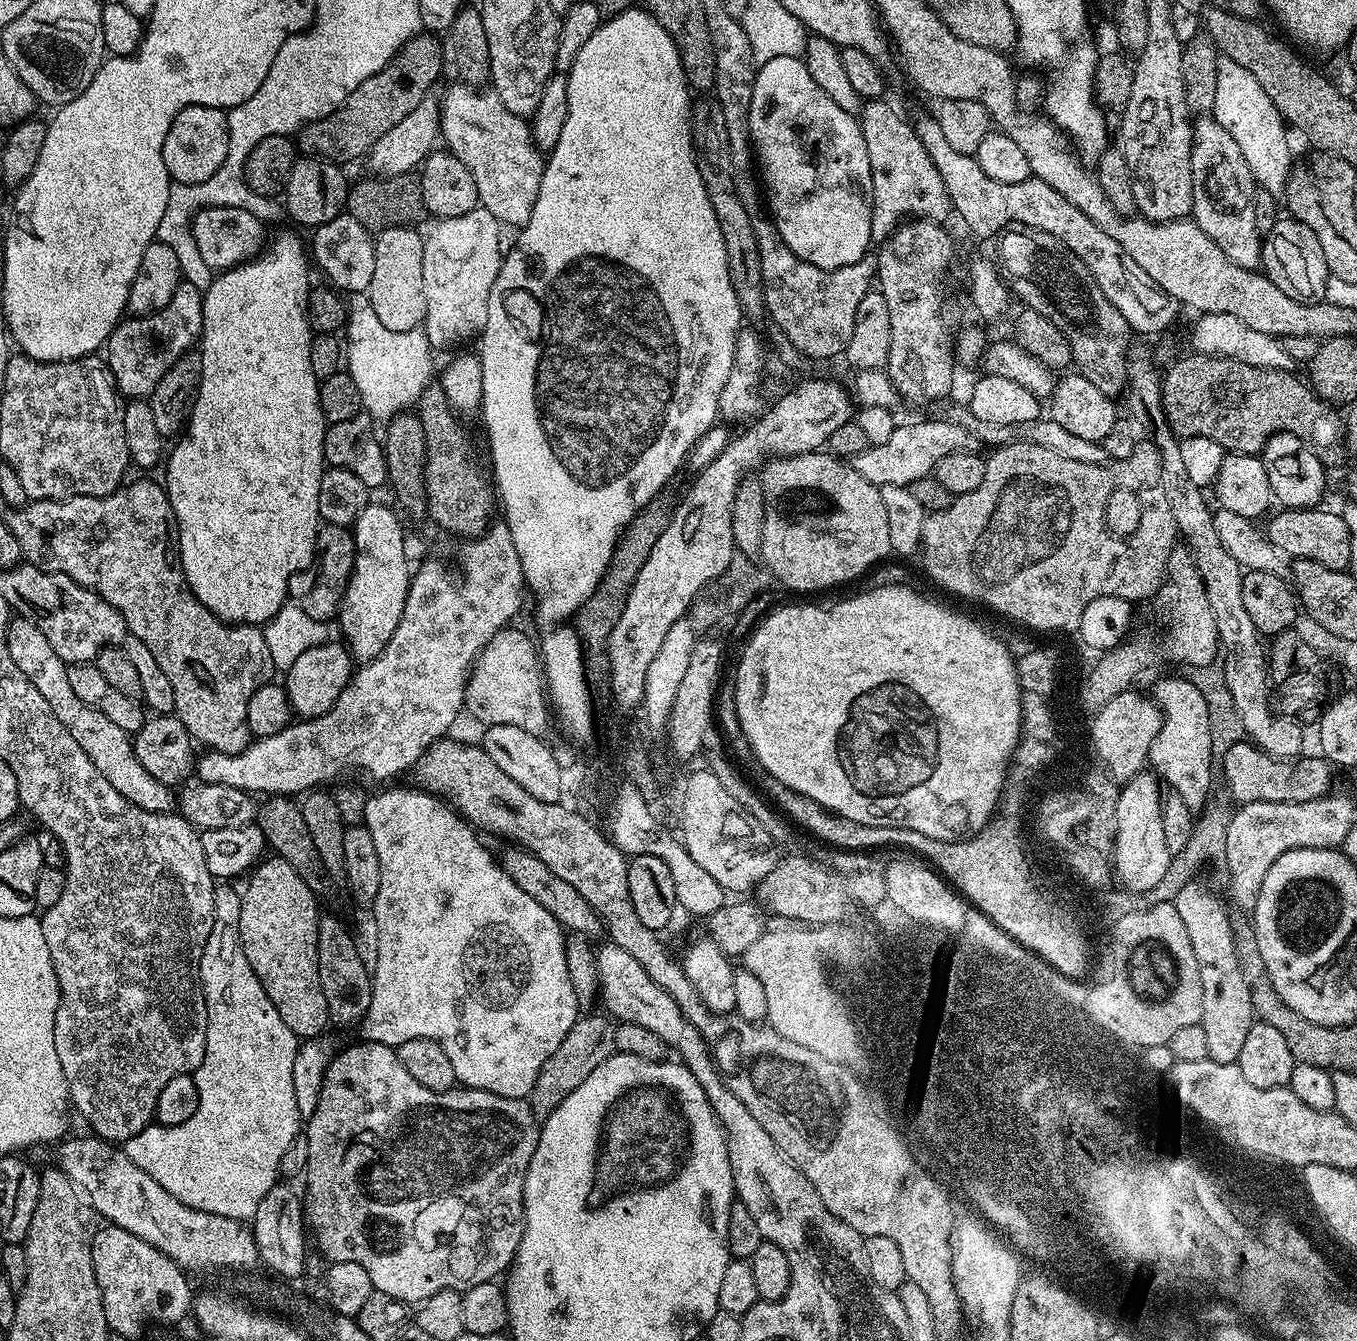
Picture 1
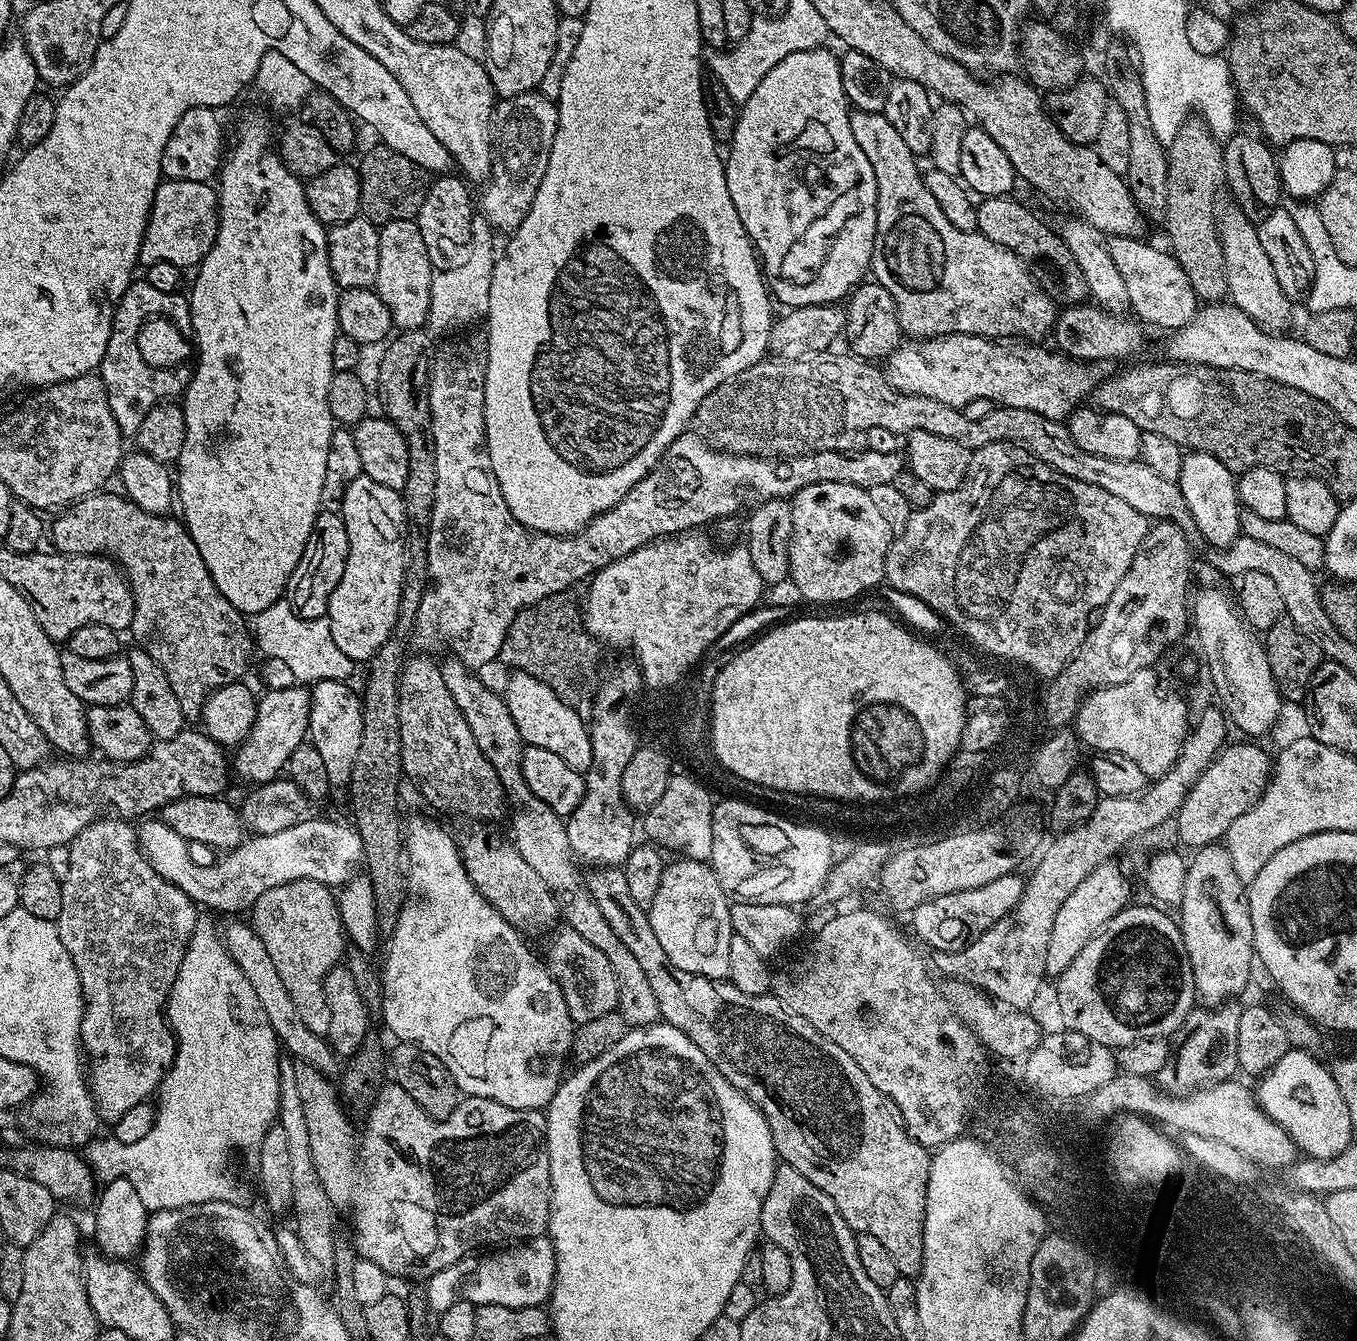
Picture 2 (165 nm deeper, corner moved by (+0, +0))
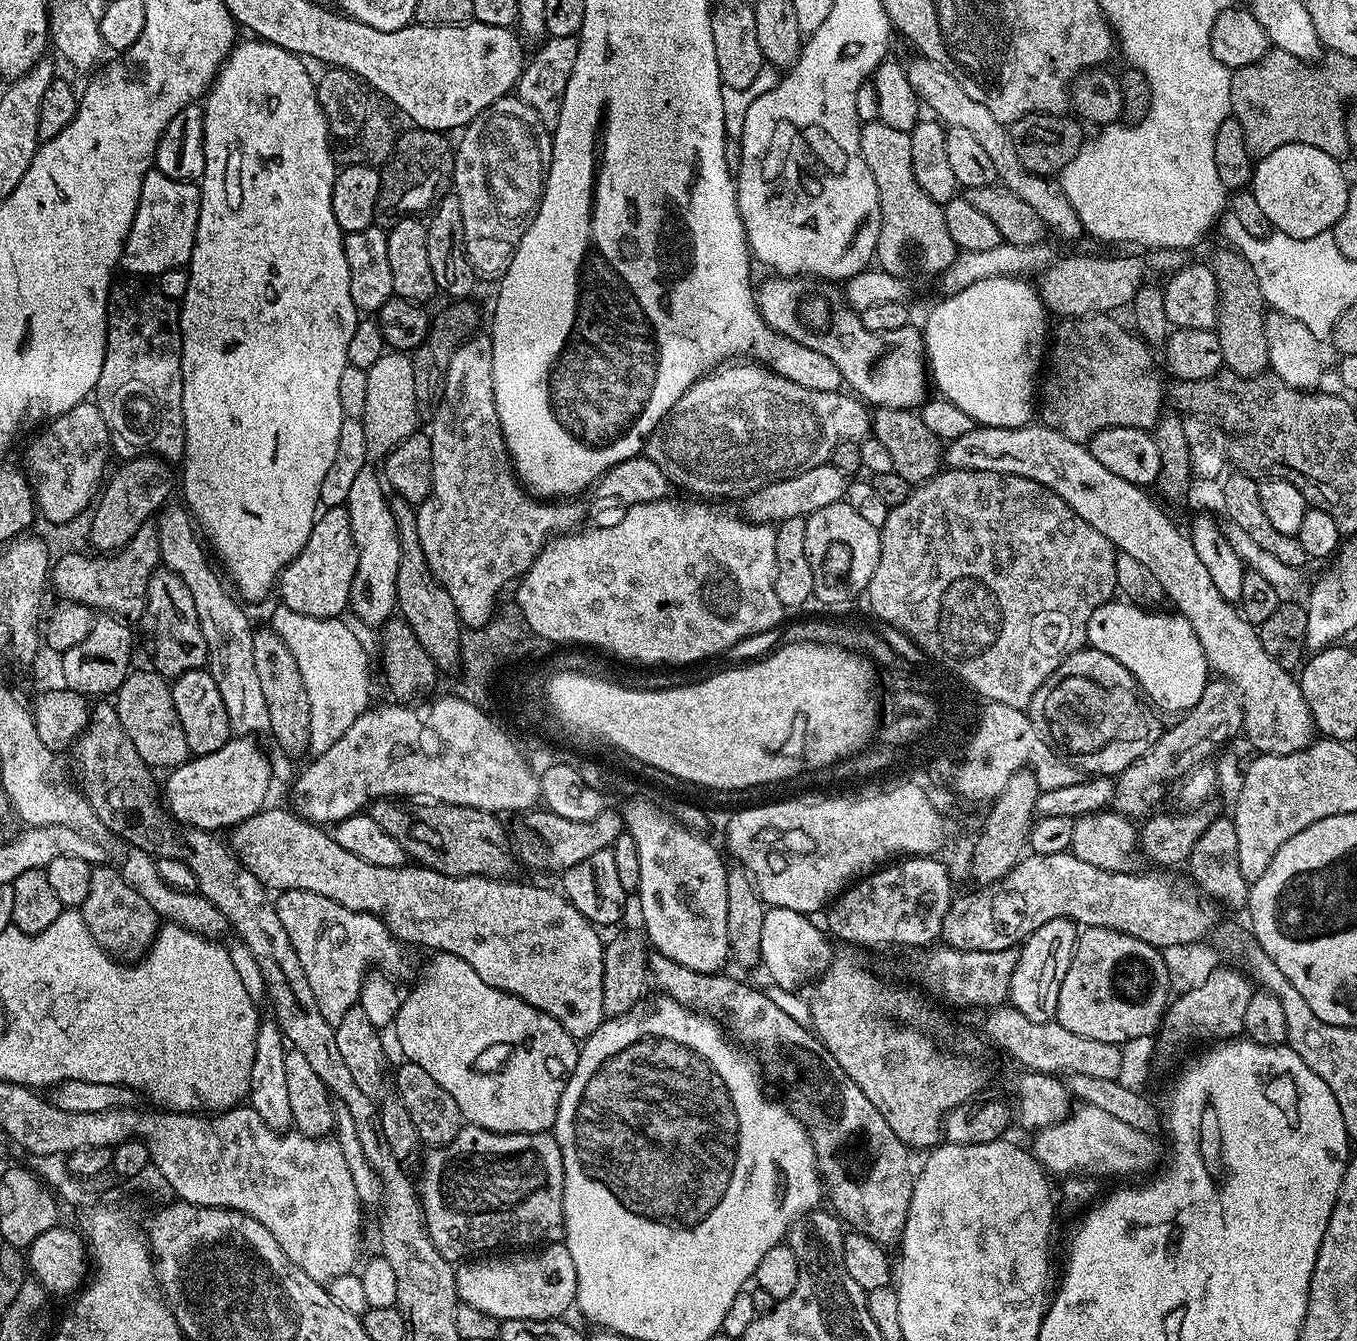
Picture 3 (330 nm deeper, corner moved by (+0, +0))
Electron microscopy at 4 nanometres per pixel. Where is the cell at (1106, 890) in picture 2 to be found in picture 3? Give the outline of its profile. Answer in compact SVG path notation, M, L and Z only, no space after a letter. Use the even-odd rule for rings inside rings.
M1051 920L1046 926L1038 926L1019 949L1014 974L1010 978L1008 1000L1030 1022L1046 1022L1056 1019L1058 990L1062 990L1062 978L1070 970L1072 956L1076 952L1077 925L1070 920Z

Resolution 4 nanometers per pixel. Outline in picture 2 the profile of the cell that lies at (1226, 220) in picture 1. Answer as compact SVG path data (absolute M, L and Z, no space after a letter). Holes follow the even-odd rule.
M1239 206L1221 207L1218 220L1228 283L1227 299L1235 304L1238 310L1245 312L1255 324L1262 325L1268 332L1283 333L1284 327L1292 320L1294 304L1288 299L1282 286L1278 286L1274 265L1270 263L1266 250L1262 250L1262 242L1258 242L1256 224L1249 220L1244 209Z

